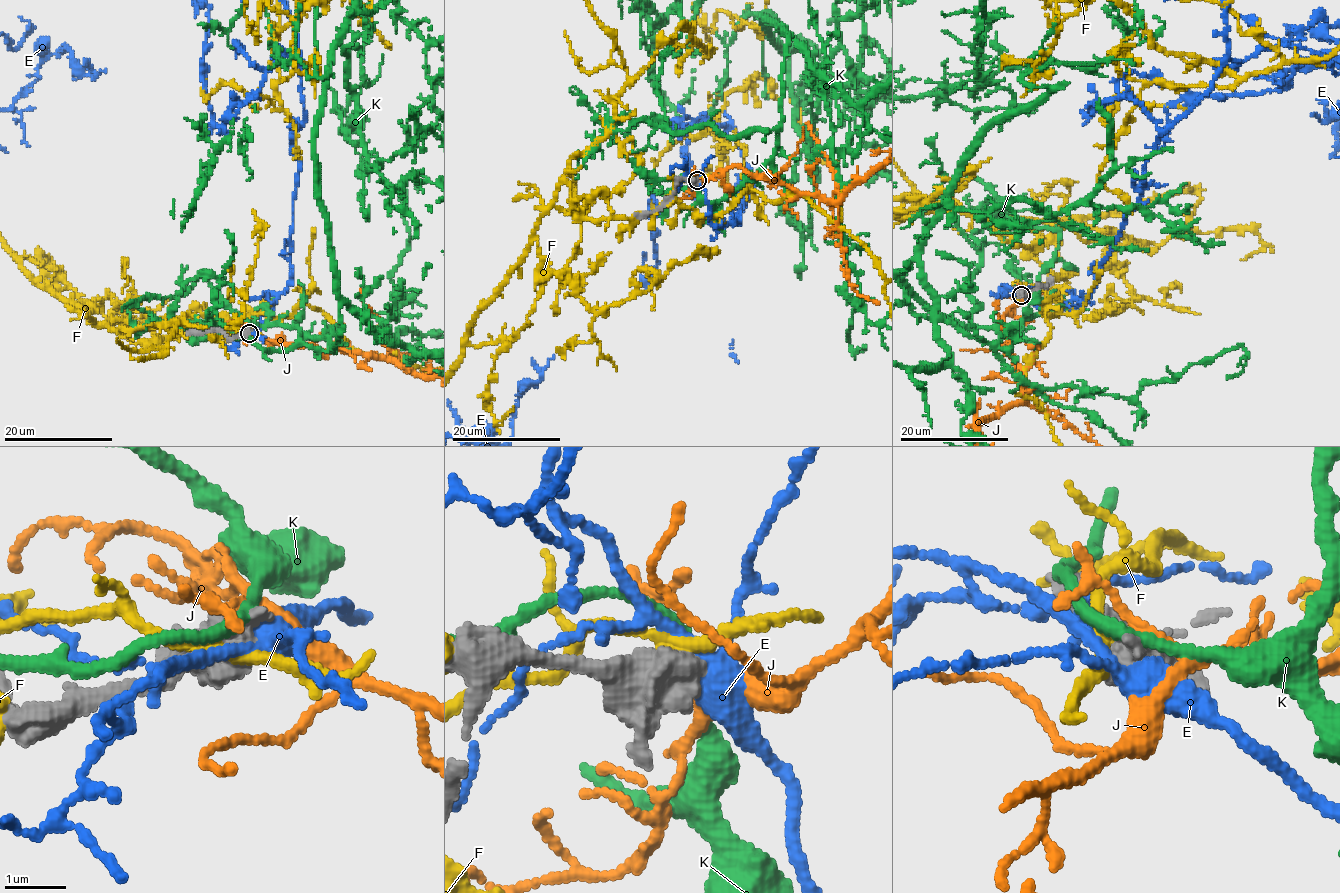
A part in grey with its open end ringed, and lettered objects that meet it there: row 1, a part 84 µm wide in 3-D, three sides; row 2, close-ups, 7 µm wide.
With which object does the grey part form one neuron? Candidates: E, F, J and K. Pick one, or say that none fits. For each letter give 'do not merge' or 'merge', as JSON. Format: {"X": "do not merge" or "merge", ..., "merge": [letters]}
{"E": "merge", "F": "do not merge", "J": "do not merge", "K": "do not merge", "merge": ["E"]}

